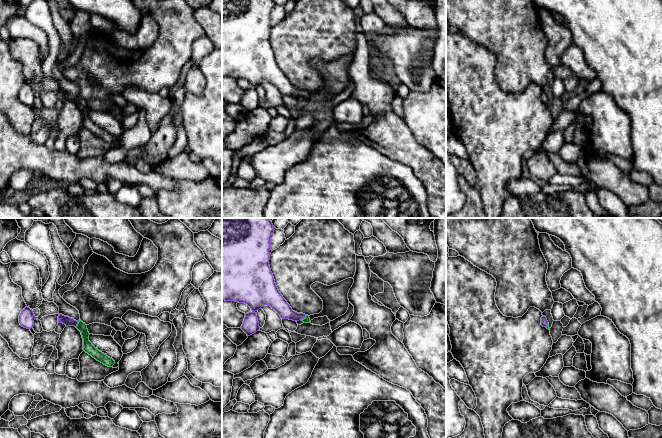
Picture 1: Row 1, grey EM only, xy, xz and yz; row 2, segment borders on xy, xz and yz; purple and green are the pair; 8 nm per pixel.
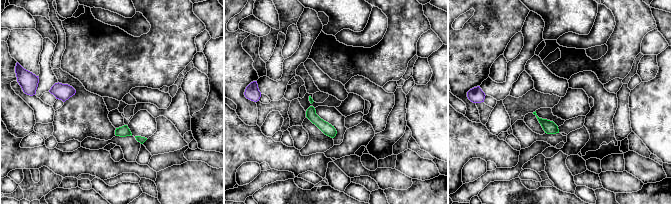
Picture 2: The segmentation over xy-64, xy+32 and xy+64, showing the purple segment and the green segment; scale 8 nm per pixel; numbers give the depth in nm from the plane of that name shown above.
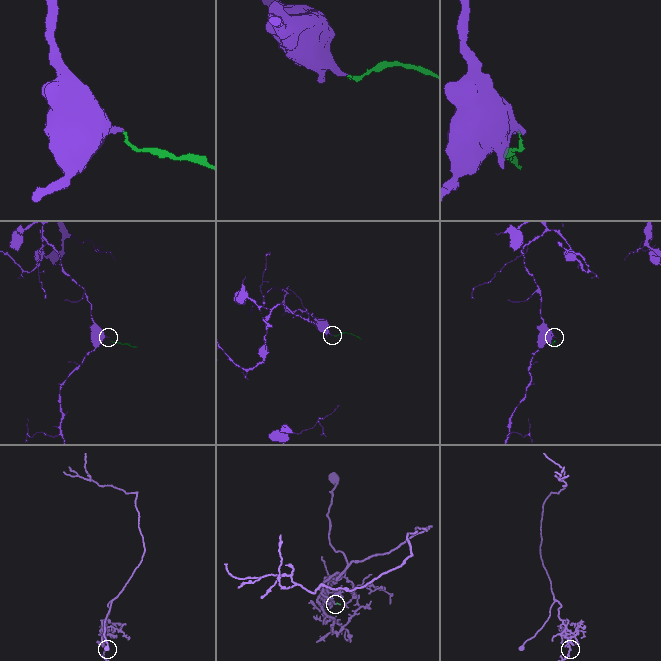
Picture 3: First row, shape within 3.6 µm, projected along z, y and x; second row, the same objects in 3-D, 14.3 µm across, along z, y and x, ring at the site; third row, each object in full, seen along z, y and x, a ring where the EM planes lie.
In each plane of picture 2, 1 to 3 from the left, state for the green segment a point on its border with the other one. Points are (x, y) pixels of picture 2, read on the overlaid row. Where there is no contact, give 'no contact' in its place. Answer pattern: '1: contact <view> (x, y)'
1: no contact
2: no contact
3: no contact

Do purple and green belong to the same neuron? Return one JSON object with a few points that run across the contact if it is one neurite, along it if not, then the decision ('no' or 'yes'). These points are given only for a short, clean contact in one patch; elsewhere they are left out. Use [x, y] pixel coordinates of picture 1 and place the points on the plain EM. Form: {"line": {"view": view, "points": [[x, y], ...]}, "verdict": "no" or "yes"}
{"line": {"view": "xy", "points": [[66, 96], [77, 99], [82, 103]]}, "verdict": "yes"}

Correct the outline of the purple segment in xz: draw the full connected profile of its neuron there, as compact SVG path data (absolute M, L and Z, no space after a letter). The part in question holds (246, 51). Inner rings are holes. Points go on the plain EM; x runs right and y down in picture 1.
M222 0L222 76L245 79L251 84L241 102L247 112L259 107L255 88L264 81L270 82L283 95L310 99L308 91L292 86L276 62L269 41L271 12L275 5L273 0Z

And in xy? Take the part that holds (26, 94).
M25 83L19 91L19 99L22 103L31 105L34 102L35 91L29 83Z

